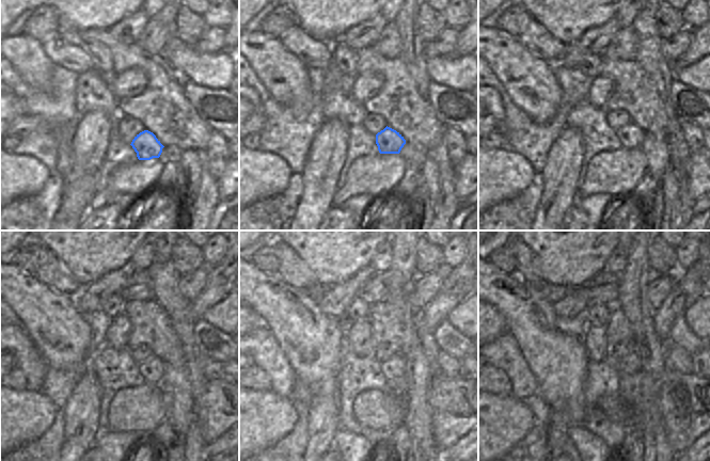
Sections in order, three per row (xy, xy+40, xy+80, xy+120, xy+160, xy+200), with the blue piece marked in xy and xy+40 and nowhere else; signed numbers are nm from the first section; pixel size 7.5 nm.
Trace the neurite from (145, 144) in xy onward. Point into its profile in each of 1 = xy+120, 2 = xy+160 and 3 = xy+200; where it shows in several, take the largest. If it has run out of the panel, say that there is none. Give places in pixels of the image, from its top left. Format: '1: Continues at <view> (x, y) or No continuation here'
1: Continues at xy+120 (152, 370)
2: Continues at xy+160 (392, 369)
3: Continues at xy+200 (630, 364).

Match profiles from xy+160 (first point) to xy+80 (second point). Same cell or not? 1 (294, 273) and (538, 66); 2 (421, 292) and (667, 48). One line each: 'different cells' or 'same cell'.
1: different cells
2: same cell

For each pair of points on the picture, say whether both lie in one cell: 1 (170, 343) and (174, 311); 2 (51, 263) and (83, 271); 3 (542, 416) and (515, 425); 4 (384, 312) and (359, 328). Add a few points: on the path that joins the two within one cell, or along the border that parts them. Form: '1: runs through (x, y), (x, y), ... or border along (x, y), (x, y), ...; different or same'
1: border along (158, 303), (168, 315), (182, 348); different
2: border along (48, 250), (80, 285); different
3: border along (519, 399), (531, 411), (536, 422); different
4: border along (366, 318), (371, 326), (369, 342), (372, 346); different

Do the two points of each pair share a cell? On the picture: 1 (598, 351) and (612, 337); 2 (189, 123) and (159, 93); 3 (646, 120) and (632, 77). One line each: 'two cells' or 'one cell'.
1: two cells
2: one cell
3: one cell

